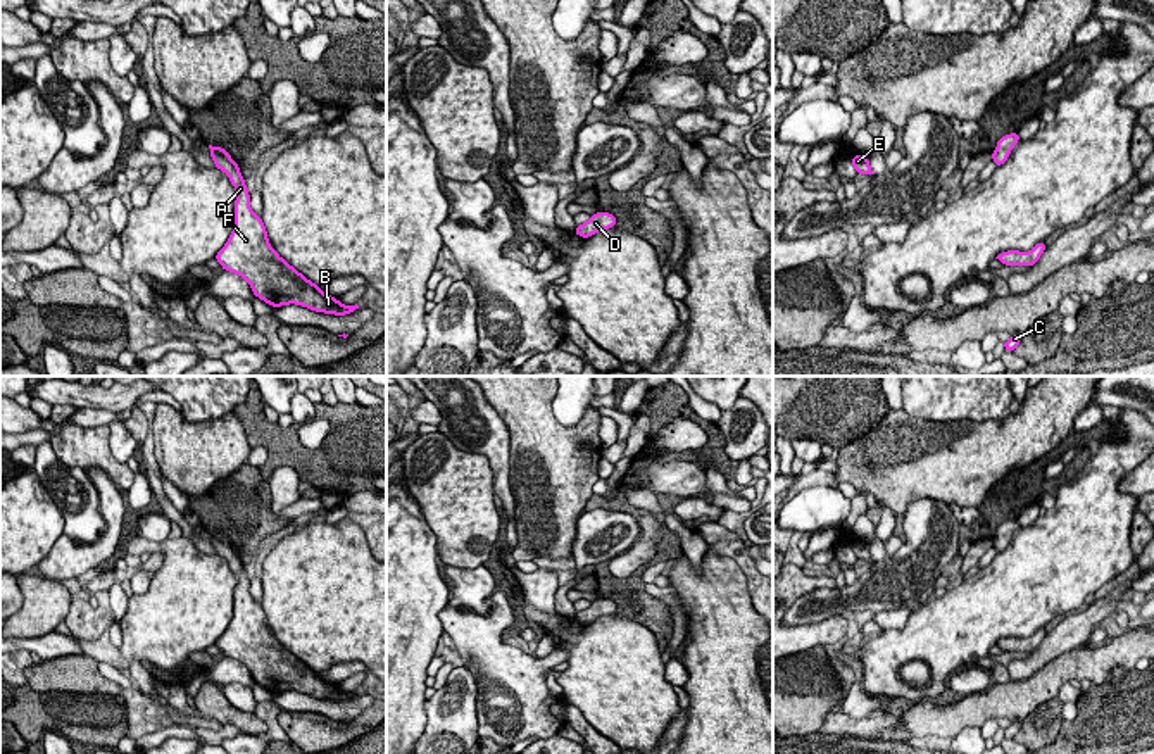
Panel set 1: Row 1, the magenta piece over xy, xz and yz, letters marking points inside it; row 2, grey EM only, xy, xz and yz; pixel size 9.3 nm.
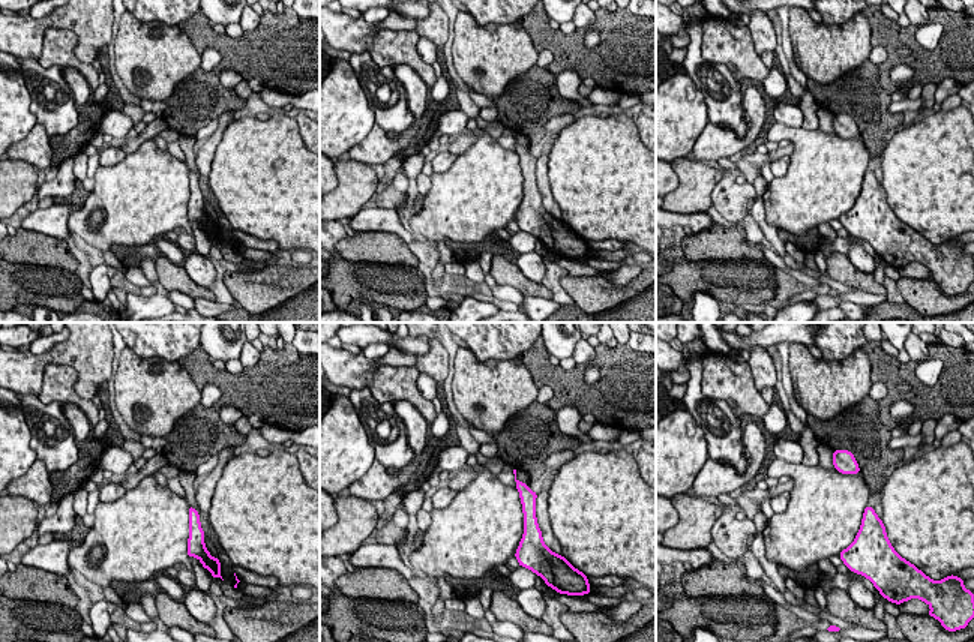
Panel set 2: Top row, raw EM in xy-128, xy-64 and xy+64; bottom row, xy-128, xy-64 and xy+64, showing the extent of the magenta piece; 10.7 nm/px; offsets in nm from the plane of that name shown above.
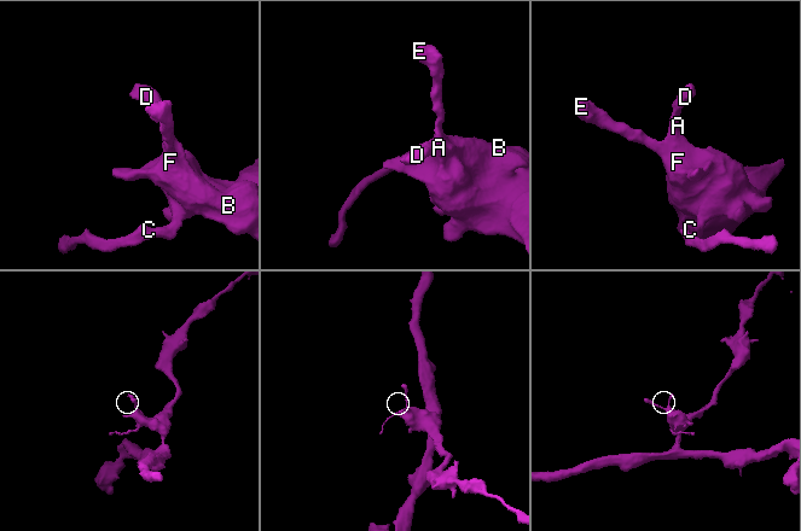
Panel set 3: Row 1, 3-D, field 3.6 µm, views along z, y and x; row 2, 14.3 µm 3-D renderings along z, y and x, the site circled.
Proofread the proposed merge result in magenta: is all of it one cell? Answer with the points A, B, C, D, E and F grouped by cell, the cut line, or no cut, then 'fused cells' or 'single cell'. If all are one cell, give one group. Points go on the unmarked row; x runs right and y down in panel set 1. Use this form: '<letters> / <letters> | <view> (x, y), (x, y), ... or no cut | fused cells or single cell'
A B C D E F | no cut | single cell

